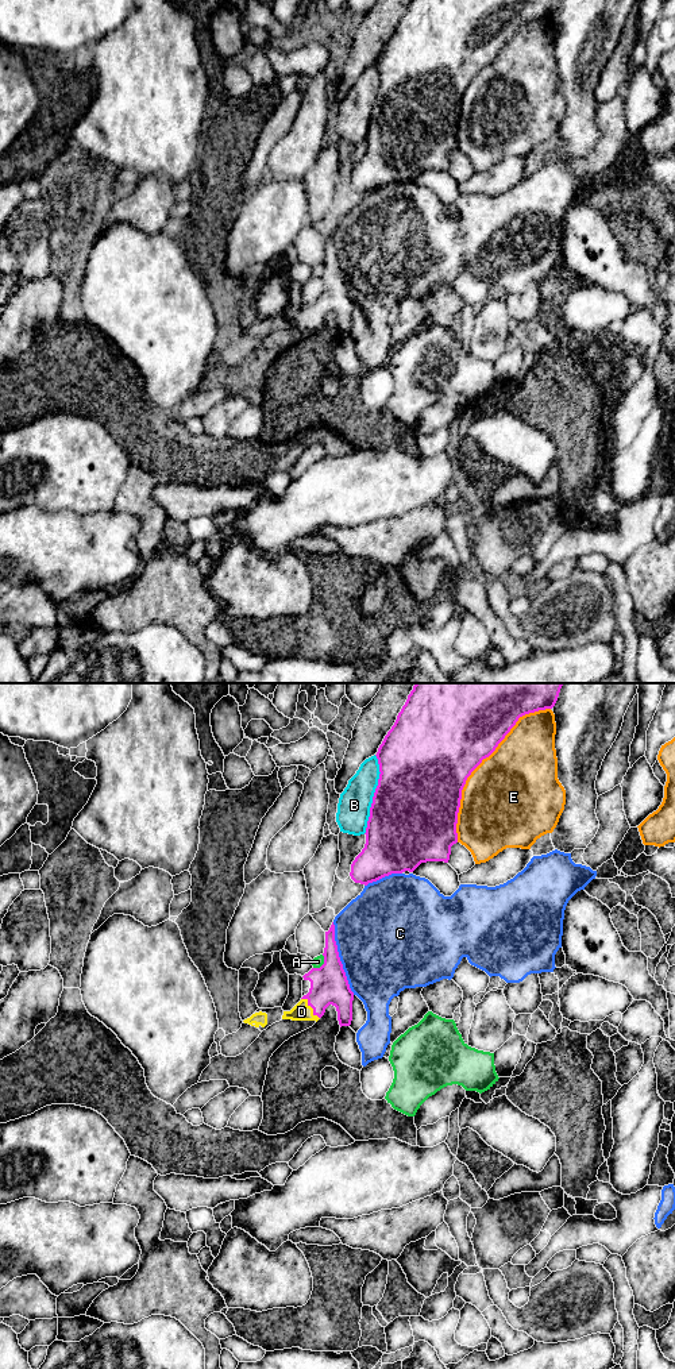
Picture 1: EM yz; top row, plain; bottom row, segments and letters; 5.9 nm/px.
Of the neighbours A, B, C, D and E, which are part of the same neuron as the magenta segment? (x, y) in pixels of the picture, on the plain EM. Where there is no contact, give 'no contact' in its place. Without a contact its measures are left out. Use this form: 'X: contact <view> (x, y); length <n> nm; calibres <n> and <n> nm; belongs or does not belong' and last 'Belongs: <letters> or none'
A: contact yz (323, 273); length 110 nm; calibres 220 and 70 nm; does not belong
B: contact yz (374, 103); length 480 nm; calibres 500 and 190 nm; does not belong
C: contact yz (339, 267); length 460 nm; calibres 220 and 480 nm; does not belong
D: contact yz (311, 315); length 170 nm; calibres 220 and 110 nm; belongs
E: contact yz (479, 72); length 950 nm; calibres 500 and 500 nm; does not belong
Belongs: D

